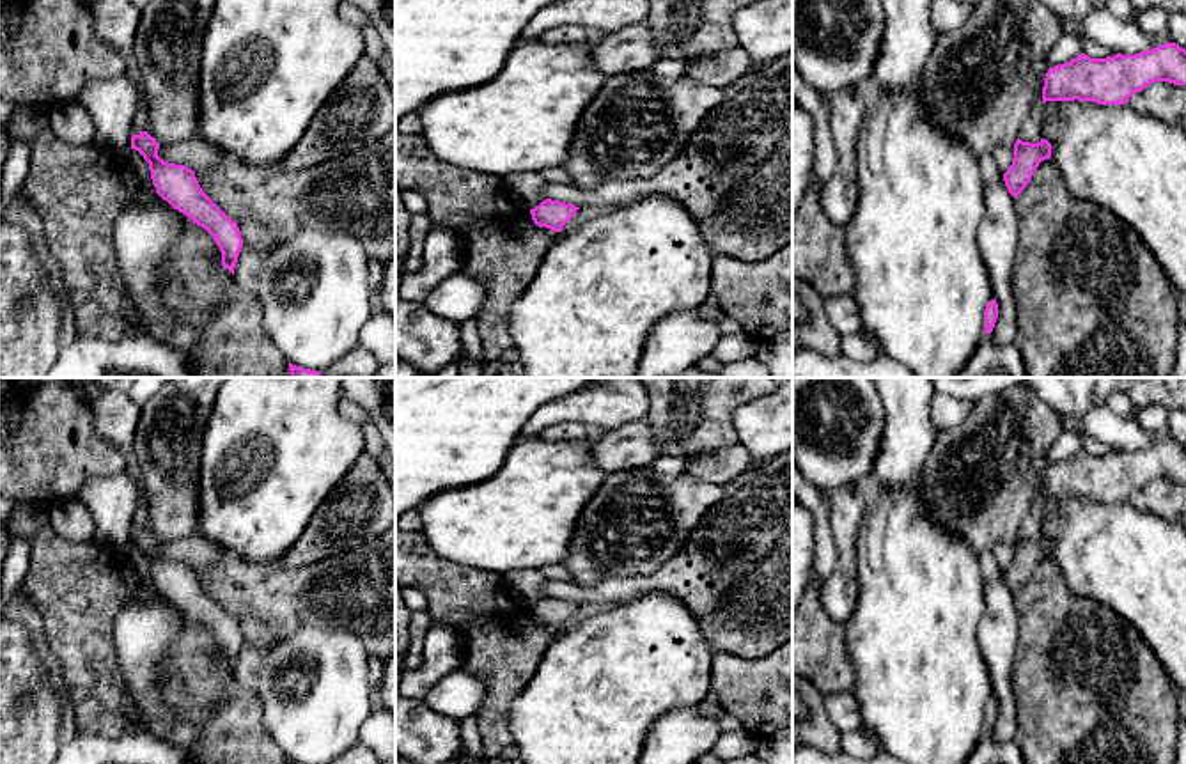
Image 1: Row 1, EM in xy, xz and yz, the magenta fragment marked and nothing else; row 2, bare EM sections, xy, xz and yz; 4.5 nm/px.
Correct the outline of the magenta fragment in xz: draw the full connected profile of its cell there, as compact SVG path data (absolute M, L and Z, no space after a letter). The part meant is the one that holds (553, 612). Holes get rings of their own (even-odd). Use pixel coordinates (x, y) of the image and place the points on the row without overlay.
M546 596L530 606L530 612L535 622L560 629L578 606L573 601Z

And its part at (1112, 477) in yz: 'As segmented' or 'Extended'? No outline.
As segmented

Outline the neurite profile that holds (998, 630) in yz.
M1003 574L984 583L984 615L977 626L977 640L991 675L993 697L998 700L998 716L989 734L996 741L1014 739L1012 674L1019 642L1019 617L1014 594L1009 590Z

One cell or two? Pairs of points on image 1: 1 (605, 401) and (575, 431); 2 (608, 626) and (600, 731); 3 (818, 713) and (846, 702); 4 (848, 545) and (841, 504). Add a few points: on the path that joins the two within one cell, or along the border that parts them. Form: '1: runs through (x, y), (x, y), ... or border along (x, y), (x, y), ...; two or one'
1: border along (541, 431), (553, 424), (584, 422), (594, 433); two
2: runs through (608, 653), (608, 679), (600, 688), (600, 704); one
3: border along (823, 695), (828, 718), (842, 732); two
4: runs through (846, 534), (844, 514); one

